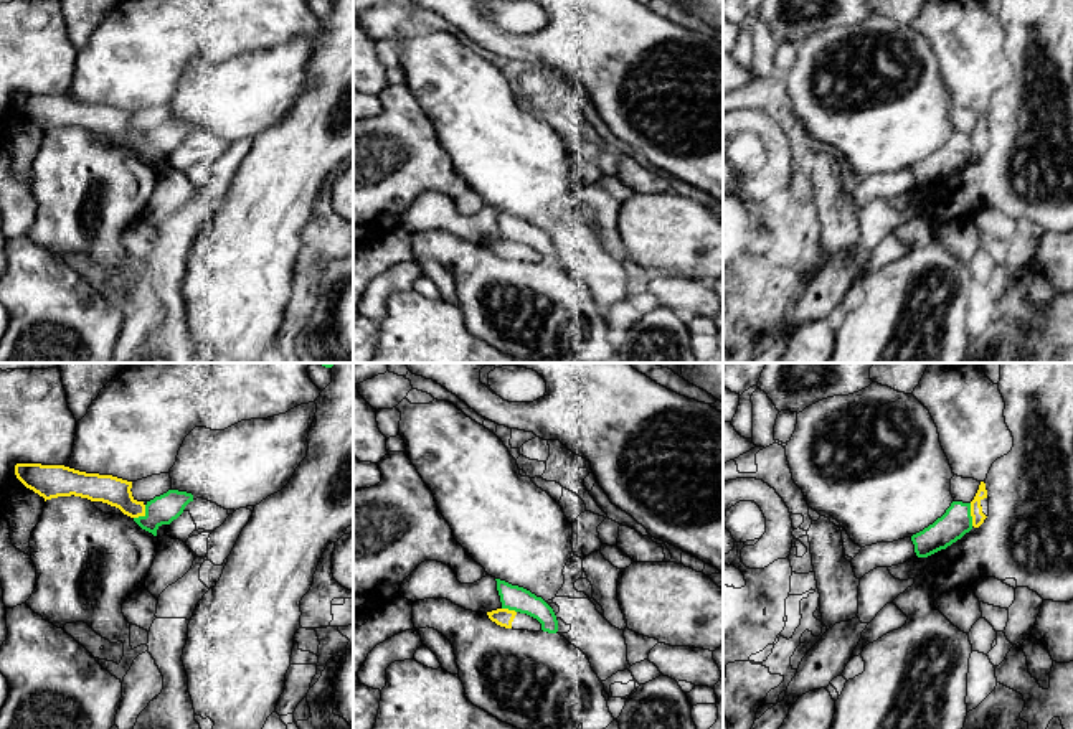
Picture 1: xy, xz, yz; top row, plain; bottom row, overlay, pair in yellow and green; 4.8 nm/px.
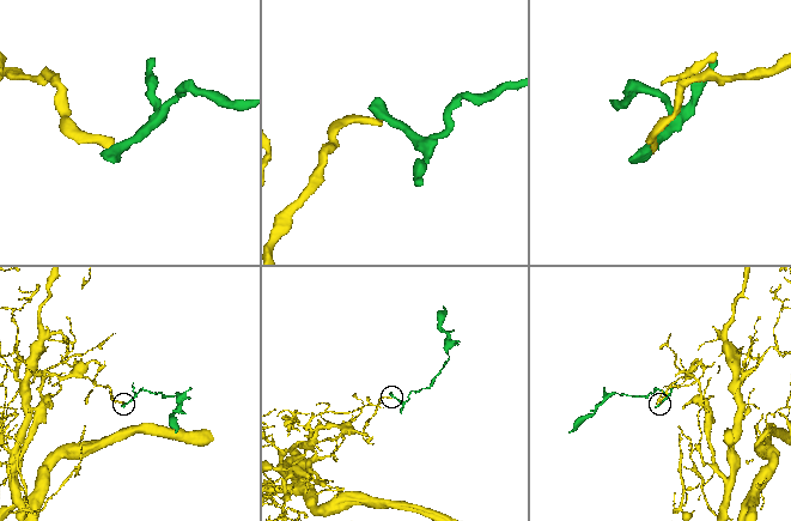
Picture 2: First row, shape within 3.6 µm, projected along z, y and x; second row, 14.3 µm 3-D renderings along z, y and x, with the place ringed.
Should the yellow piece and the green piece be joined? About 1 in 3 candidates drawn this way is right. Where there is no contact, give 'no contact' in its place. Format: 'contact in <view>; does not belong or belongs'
contact in yz; does not belong

